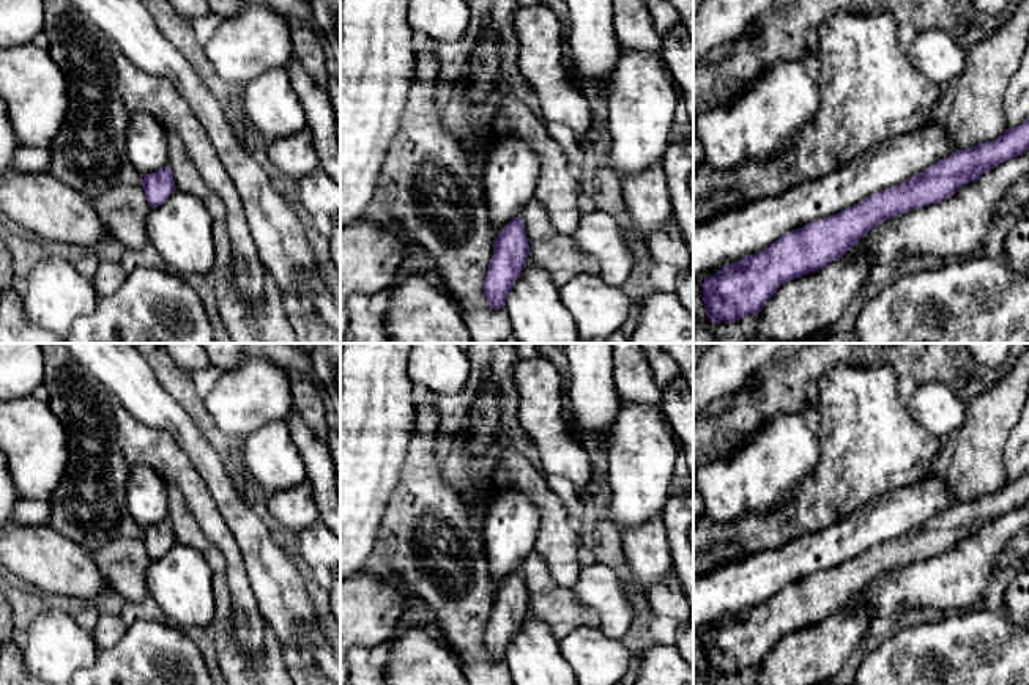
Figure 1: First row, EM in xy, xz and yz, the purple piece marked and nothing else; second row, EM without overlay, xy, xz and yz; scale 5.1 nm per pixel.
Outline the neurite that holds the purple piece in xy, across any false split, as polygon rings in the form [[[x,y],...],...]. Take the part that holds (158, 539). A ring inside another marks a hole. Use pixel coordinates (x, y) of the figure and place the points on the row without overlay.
[[[169,518],[143,529],[142,539],[150,561],[158,561],[176,543]]]

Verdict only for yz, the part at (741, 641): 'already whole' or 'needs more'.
already whole

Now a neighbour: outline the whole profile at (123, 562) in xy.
[[[142,537],[112,540],[93,553],[93,559],[110,591],[123,597],[126,603],[145,603],[147,573],[151,561]]]

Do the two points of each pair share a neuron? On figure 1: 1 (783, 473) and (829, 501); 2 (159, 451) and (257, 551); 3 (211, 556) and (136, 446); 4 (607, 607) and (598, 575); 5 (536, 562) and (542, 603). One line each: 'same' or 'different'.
1: different
2: different
3: different
4: same
5: same

